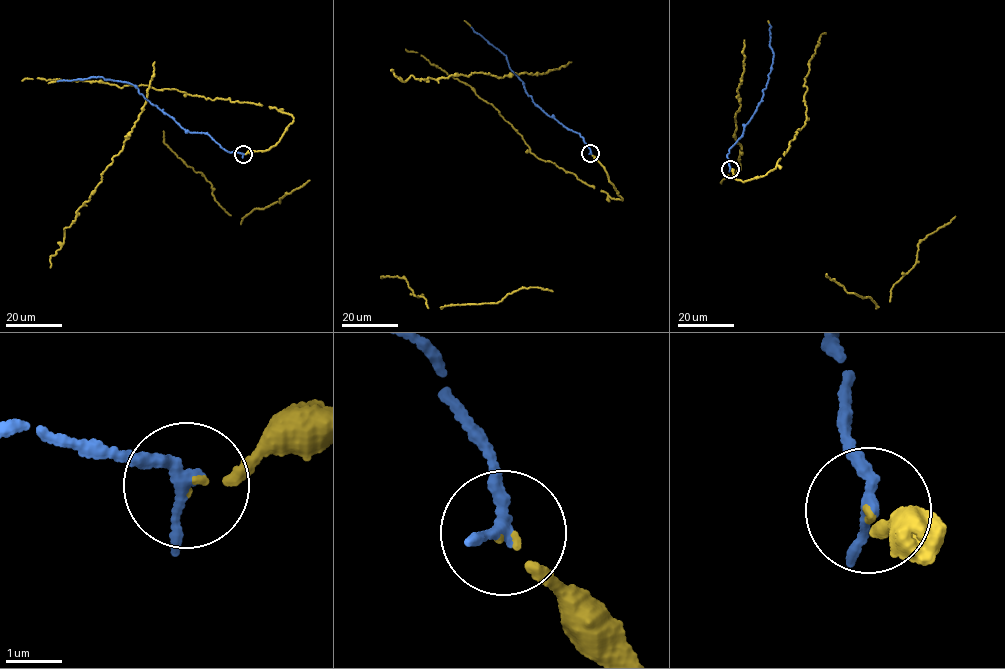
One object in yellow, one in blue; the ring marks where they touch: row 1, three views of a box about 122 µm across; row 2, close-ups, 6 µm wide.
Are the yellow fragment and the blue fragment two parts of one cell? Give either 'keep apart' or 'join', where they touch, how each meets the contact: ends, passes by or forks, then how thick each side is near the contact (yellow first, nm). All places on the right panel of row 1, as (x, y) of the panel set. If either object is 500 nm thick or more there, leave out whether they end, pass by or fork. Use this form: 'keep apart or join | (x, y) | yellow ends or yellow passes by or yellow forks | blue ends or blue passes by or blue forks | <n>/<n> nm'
join | (730, 169) | yellow ends | blue ends | 60/280 nm

